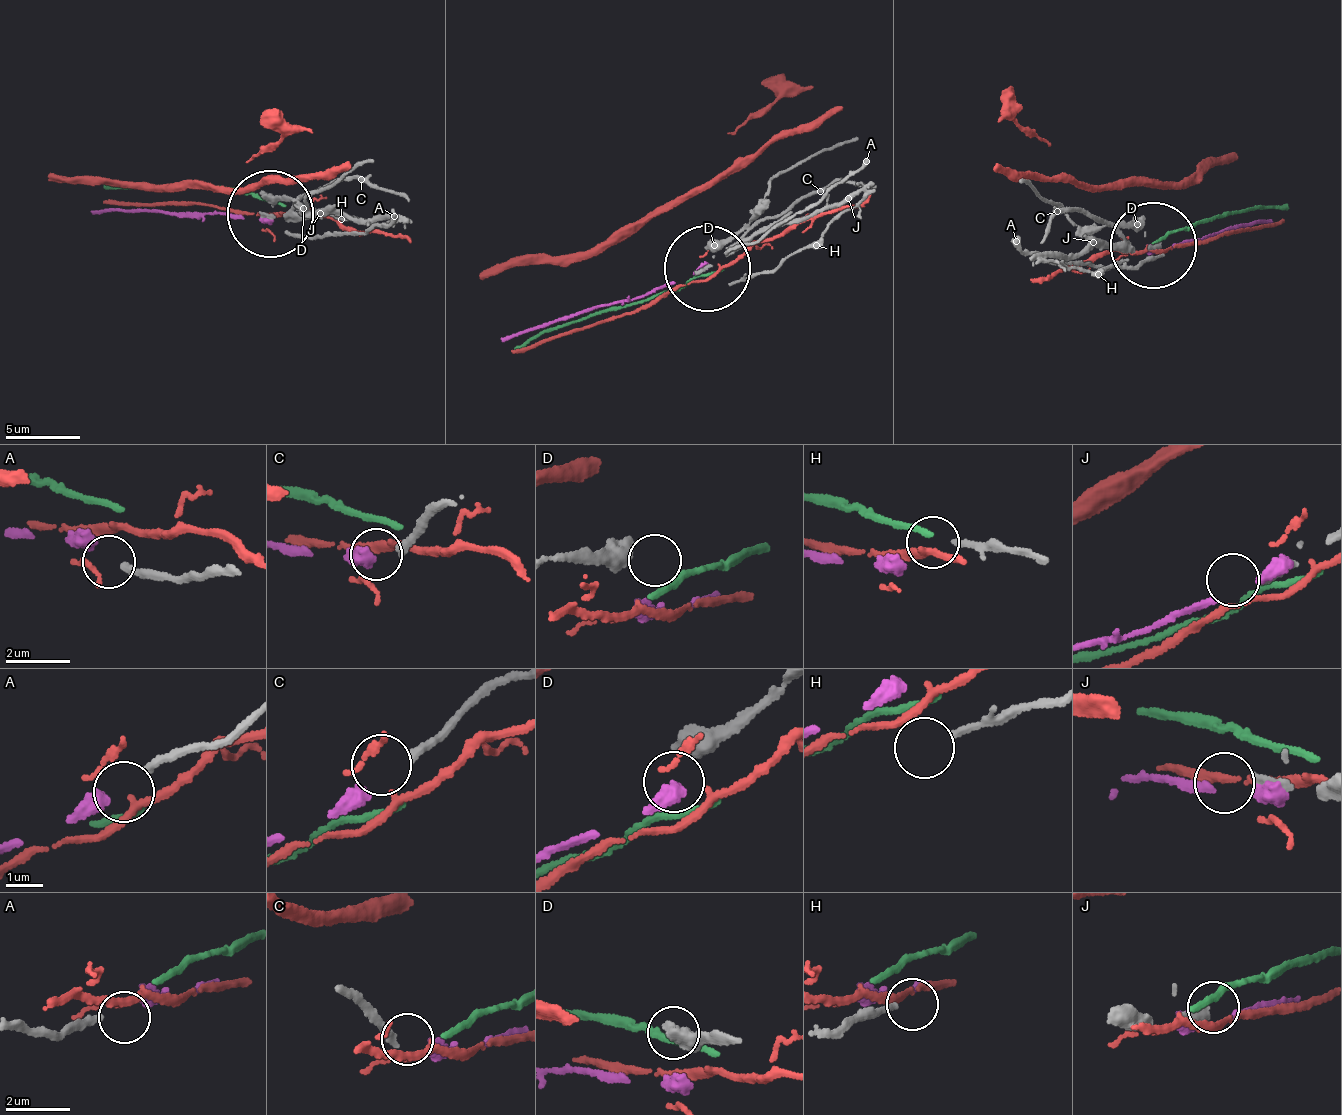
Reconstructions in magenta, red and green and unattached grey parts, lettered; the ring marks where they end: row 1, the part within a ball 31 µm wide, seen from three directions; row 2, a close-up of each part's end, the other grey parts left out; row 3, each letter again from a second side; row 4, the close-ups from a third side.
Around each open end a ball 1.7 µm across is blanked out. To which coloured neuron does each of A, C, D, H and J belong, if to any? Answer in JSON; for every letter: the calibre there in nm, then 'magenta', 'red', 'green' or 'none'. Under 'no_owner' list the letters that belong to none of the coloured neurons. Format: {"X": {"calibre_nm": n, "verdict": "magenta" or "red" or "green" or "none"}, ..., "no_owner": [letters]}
{"A": {"calibre_nm": 220, "verdict": "magenta"}, "C": {"calibre_nm": 200, "verdict": "none"}, "D": {"calibre_nm": 600, "verdict": "none"}, "H": {"calibre_nm": 170, "verdict": "none"}, "J": {"calibre_nm": 260, "verdict": "none"}, "no_owner": ["C", "D", "H", "J"]}

